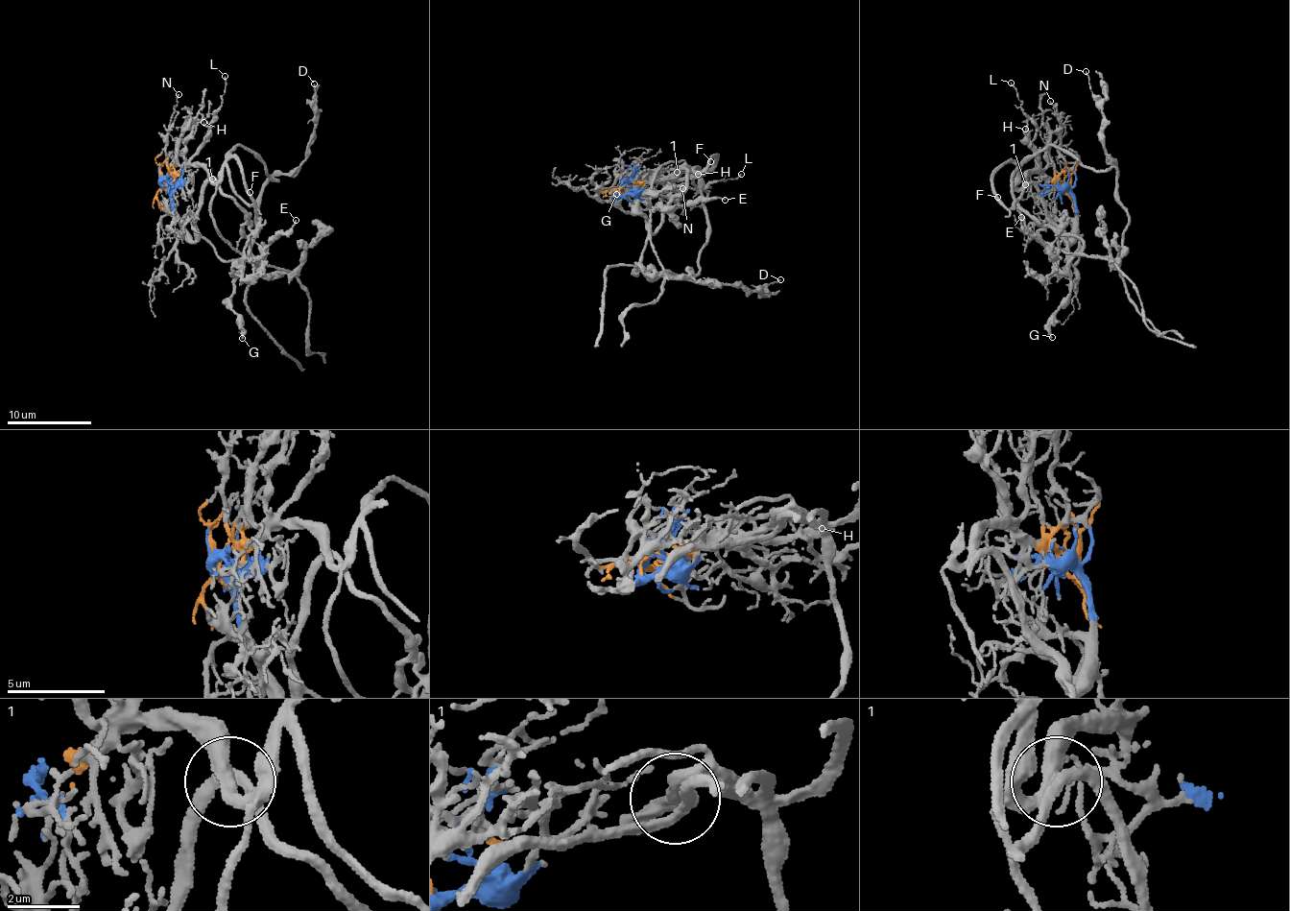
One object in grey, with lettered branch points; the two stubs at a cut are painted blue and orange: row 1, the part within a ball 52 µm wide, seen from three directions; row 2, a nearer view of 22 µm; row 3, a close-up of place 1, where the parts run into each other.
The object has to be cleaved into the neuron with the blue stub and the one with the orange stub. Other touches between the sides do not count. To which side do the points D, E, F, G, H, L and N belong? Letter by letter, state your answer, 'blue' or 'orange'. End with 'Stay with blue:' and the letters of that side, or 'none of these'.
D: orange
E: blue
F: orange
G: blue
H: orange
L: orange
N: orange
Stay with blue: E, G

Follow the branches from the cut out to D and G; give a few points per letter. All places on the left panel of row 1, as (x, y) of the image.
D: (160, 181), (202, 165), (213, 182), (239, 146), (260, 156), (274, 179), (292, 173), (307, 155), (314, 84)
G: (162, 181), (176, 220), (193, 240), (202, 238), (226, 259), (241, 262), (231, 303), (243, 338)

